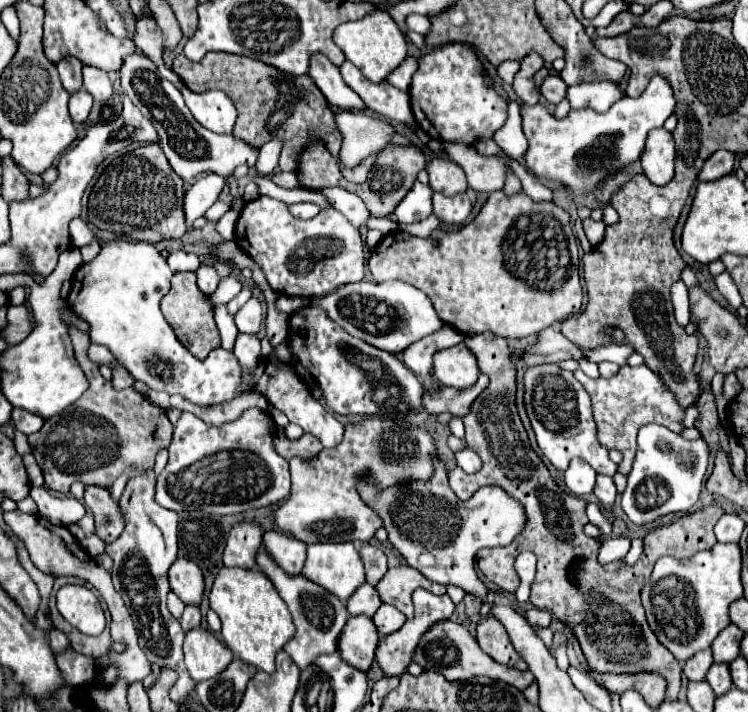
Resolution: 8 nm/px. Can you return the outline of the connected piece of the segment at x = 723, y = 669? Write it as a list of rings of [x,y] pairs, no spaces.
[[[712,664],[706,676],[706,682],[712,686],[716,696],[726,694],[732,688],[732,678],[730,678],[730,664]]]

